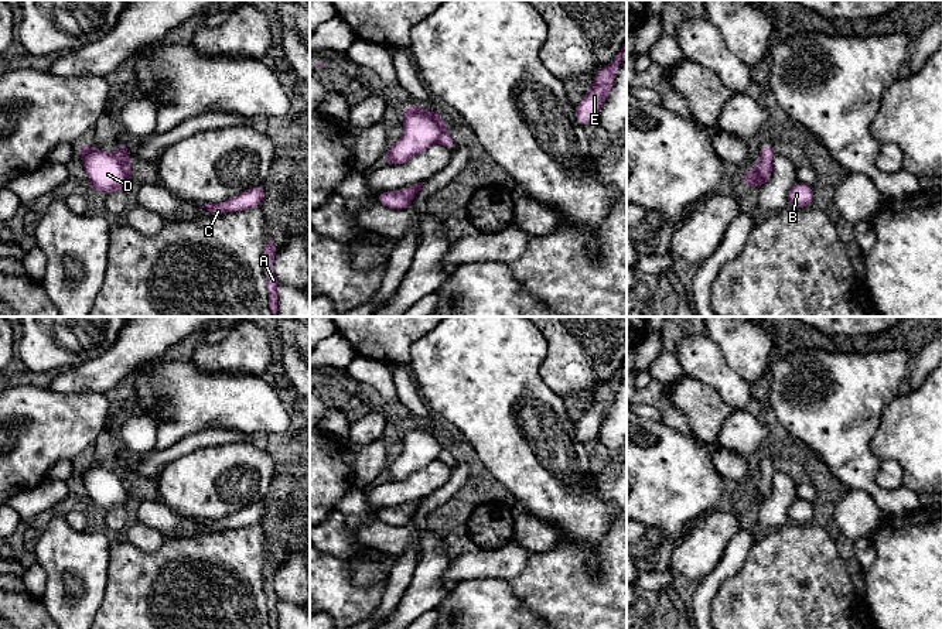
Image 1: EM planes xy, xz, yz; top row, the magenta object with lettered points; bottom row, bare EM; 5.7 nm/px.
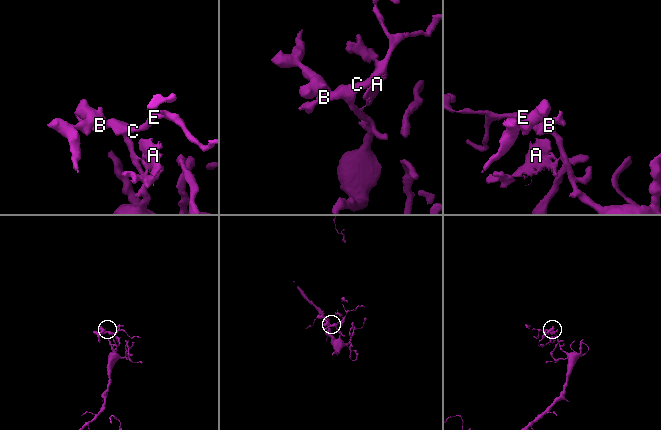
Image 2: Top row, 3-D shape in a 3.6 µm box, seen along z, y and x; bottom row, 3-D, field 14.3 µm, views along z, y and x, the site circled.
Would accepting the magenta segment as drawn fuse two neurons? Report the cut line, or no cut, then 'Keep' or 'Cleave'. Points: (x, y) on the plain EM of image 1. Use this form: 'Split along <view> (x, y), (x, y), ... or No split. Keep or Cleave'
Split along xy (118, 472), (122, 486), (129, 495). Cleave

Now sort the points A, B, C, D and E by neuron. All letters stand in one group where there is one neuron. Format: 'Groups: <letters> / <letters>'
Groups: A B C E / D

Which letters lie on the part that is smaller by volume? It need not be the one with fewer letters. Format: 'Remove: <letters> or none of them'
Remove: D

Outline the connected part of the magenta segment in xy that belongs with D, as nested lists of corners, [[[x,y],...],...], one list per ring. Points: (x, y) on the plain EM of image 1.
[[[83,459],[76,461],[76,471],[81,472],[86,489],[86,498],[92,509],[110,510],[123,507],[129,495],[126,493],[120,475],[107,466],[91,465]]]

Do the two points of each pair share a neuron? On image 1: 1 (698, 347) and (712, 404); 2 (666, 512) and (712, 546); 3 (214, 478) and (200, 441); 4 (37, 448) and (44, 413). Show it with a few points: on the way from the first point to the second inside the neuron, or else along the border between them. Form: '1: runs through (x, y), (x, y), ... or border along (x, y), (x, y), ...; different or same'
1: border along (685, 373), (707, 383), (731, 407); different
2: border along (693, 526), (671, 556); different
3: border along (235, 441), (202, 445), (173, 461); different
4: runs through (37, 440), (37, 421); same

